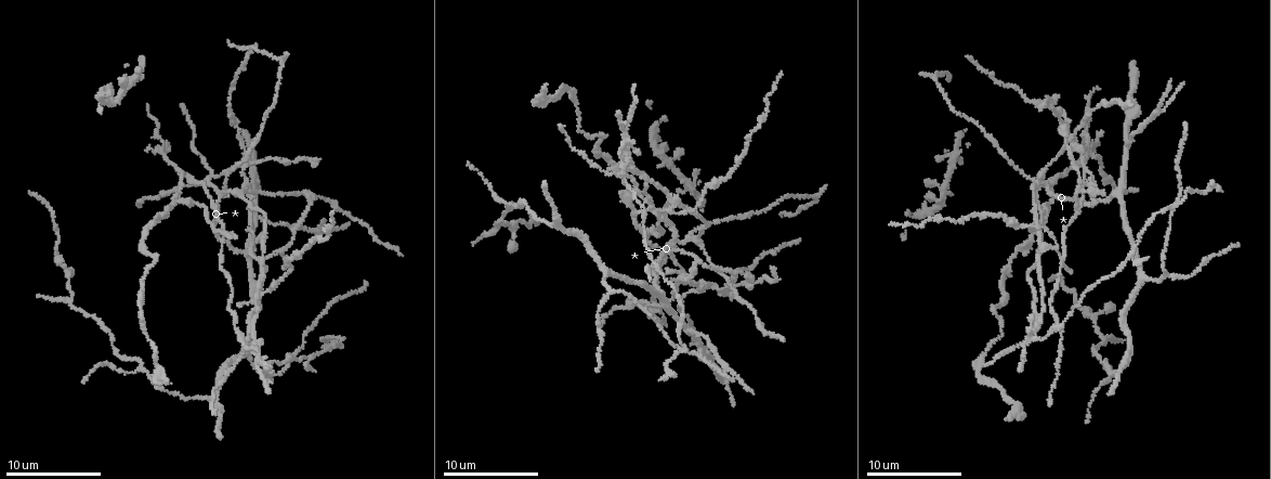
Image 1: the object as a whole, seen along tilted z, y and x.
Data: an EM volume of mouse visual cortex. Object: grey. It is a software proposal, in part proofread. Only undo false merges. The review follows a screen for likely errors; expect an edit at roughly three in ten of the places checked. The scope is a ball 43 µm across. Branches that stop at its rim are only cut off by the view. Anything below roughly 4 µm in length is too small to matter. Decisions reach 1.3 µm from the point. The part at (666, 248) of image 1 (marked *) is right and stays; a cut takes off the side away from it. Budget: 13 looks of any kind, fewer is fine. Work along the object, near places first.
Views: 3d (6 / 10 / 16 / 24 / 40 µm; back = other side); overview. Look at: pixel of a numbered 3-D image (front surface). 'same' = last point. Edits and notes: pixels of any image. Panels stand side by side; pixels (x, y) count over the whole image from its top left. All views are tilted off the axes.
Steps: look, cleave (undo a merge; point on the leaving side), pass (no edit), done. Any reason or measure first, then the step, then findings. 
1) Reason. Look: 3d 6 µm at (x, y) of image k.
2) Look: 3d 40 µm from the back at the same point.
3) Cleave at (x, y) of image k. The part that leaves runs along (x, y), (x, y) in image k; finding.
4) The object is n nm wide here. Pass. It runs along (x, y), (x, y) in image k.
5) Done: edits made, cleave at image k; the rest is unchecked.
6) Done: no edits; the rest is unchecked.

Looks like a crossing. Look: 3d 10 µm at (712, 285) of image 1.

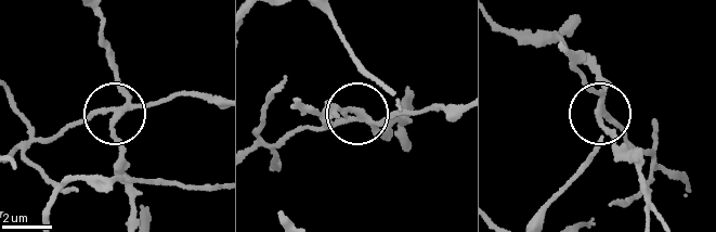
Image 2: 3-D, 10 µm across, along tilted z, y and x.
Cleave at (155, 102) of image 2. The part that leaves runs along (118, 110), (90, 113), (43, 139), (12, 97) in image 2; a second neuron is stuck on.

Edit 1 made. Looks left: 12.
Look: overview.

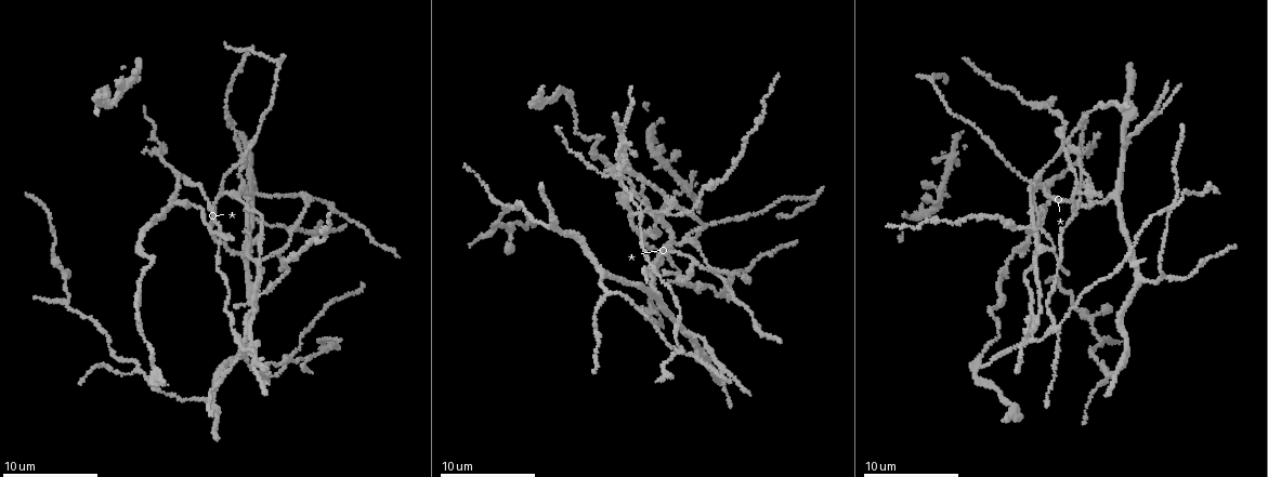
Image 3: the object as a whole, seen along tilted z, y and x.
Branch point. Look: 3d 10 µm at (653, 216) of image 3.

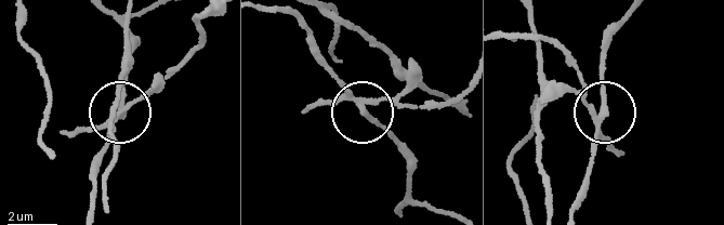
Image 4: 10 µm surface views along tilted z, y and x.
Look: 3d 6 µm at (123, 107) of image 4.

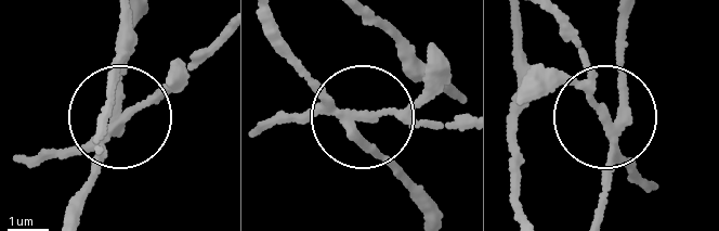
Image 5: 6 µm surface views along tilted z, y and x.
3 arms meet here. Cleave at (47, 152) of image 5. The part that leaves runs along (113, 131), (222, 45) in image 5; a second neuron is stuck on.

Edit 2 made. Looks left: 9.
Look: 3d 6 µm at (605, 293) of image 3.

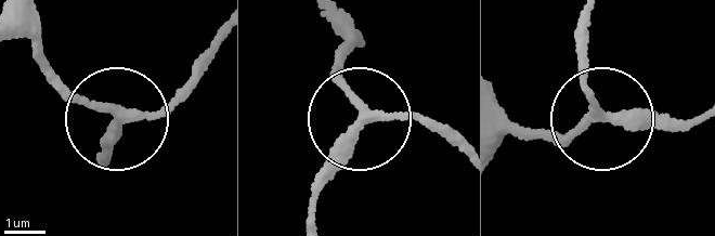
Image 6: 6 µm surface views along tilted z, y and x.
Look: 3d 6 µm from the back at (603, 117) of image 6.

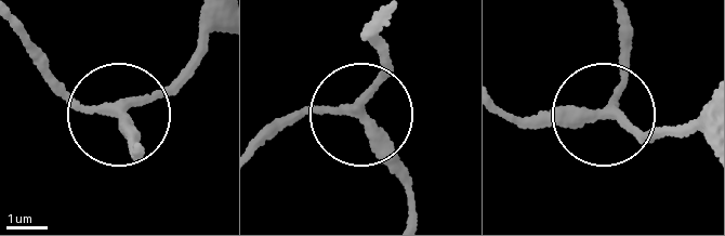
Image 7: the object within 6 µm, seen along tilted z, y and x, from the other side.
The object is 240 nm wide here. Pass. Continuous, no second neuron.

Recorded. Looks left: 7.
Three arms meet. Look: 3d 6 µm at (1072, 214) of image 3.

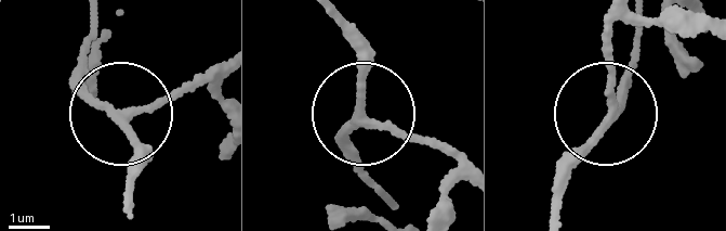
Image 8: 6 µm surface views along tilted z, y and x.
Look: 3d 6 µm from the back at (365, 123) of image 8.

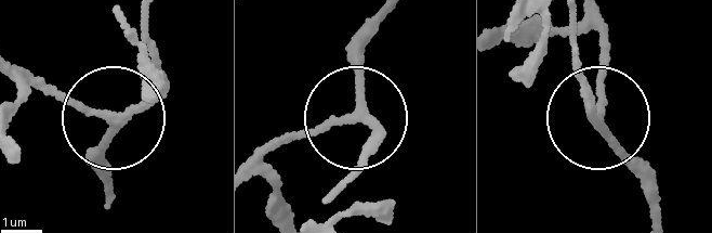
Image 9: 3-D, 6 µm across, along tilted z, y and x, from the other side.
The side arm is 11 µm long. Cleave at (52, 93) of image 9. The part that leaves runs along (110, 112), (16, 64) in image 9; two neurons meet here.

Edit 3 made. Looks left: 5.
Look: 3d 16 µm at (255, 218) of image 3.

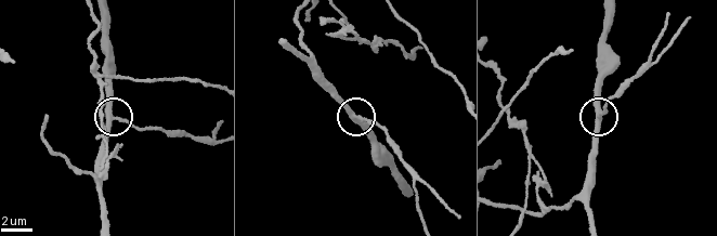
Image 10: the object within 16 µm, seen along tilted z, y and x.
Pass. It runs along (296, 15), (303, 49), (317, 71), (373, 133) in image 10; all the same neuron.

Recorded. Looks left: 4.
See it whole again. Look: overview.

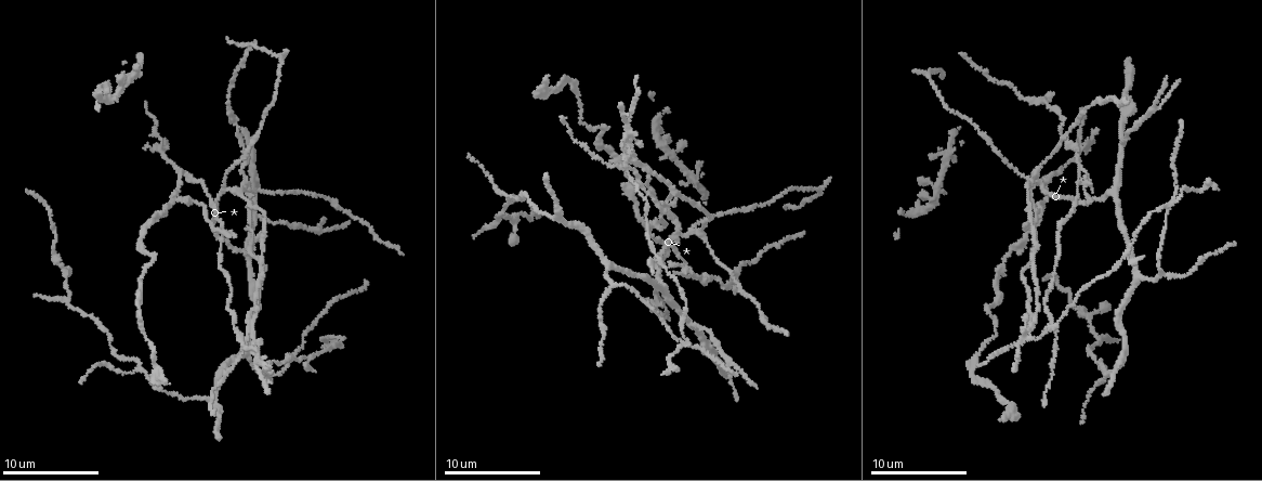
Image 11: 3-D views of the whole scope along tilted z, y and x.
Side arm on a straight run. Look: 3d 10 µm at (727, 361) of image 11.

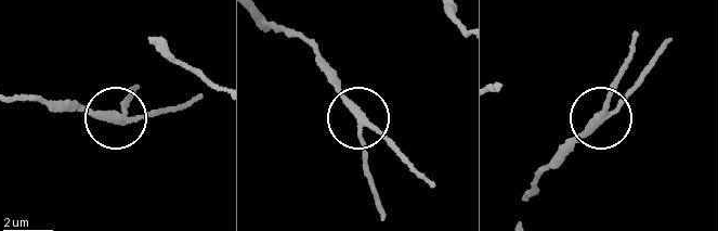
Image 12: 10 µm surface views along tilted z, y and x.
Look: 3d 10 µm from the back at (359, 121) of image 12.

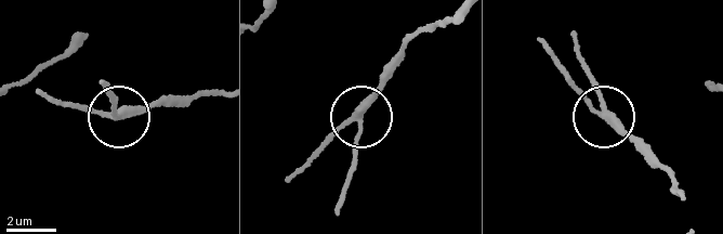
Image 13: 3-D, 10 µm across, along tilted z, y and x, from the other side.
The object is 260 nm wide here. Pass. It runs along (684, 192), (565, 75) in image 13; one neuron here.

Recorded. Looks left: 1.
Done: edits made, cleave at image 2, cleave at image 5, cleave at image 9; the rest is unchecked.

